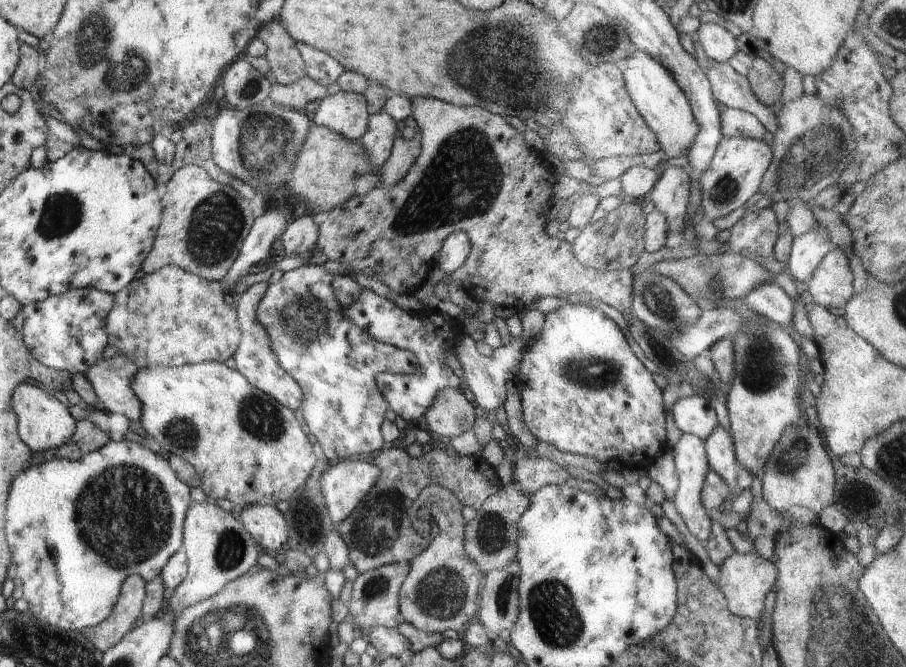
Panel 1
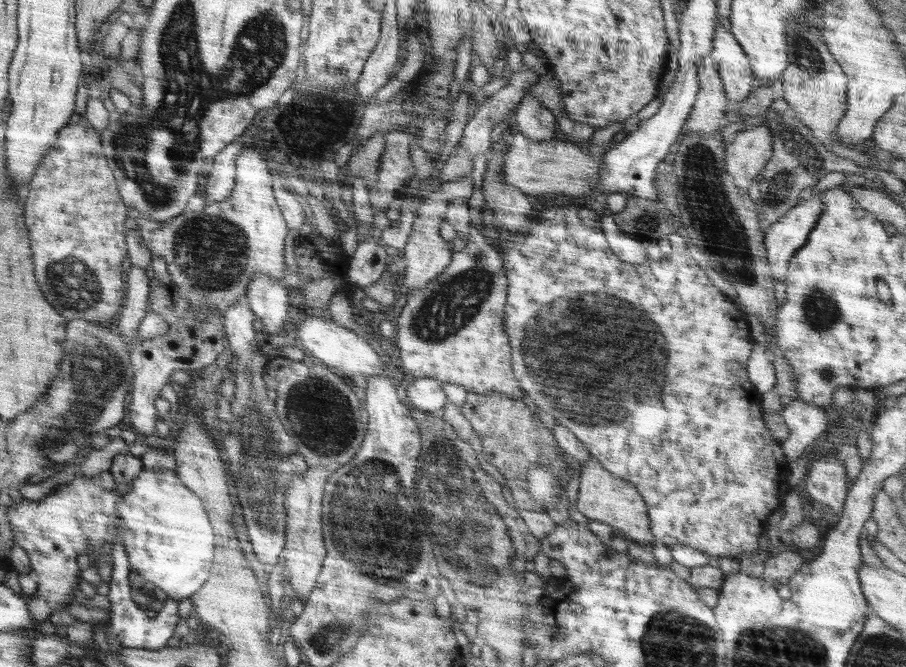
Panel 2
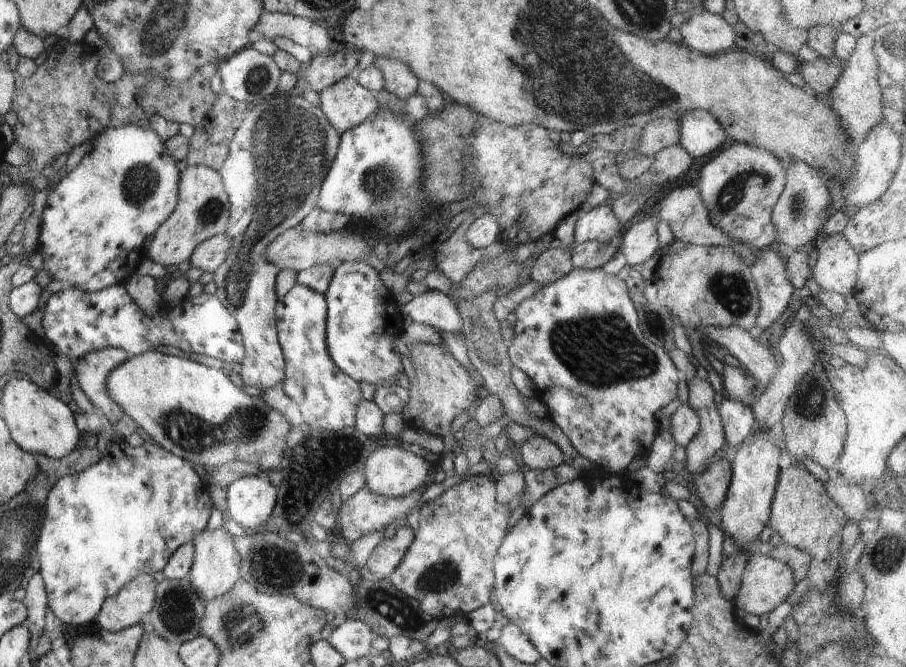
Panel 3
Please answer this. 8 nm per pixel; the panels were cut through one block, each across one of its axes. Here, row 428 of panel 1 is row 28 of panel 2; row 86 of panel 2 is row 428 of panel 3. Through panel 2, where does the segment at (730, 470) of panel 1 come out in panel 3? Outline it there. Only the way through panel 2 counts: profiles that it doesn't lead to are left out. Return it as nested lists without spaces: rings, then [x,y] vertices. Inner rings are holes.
[[[726,397],[717,409],[723,424],[728,448],[738,447],[749,438],[755,424],[754,409],[743,402]]]

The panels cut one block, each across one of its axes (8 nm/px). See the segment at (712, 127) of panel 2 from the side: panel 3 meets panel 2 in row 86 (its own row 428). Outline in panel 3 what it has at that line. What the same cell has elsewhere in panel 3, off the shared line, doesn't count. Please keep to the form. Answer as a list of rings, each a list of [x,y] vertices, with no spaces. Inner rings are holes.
[[[698,375],[684,378],[689,388],[687,404],[696,411],[700,427],[698,434],[685,447],[684,465],[687,465],[692,472],[698,473],[702,472],[708,460],[723,448],[727,440],[717,404],[714,401],[717,389],[713,389],[710,382]]]

